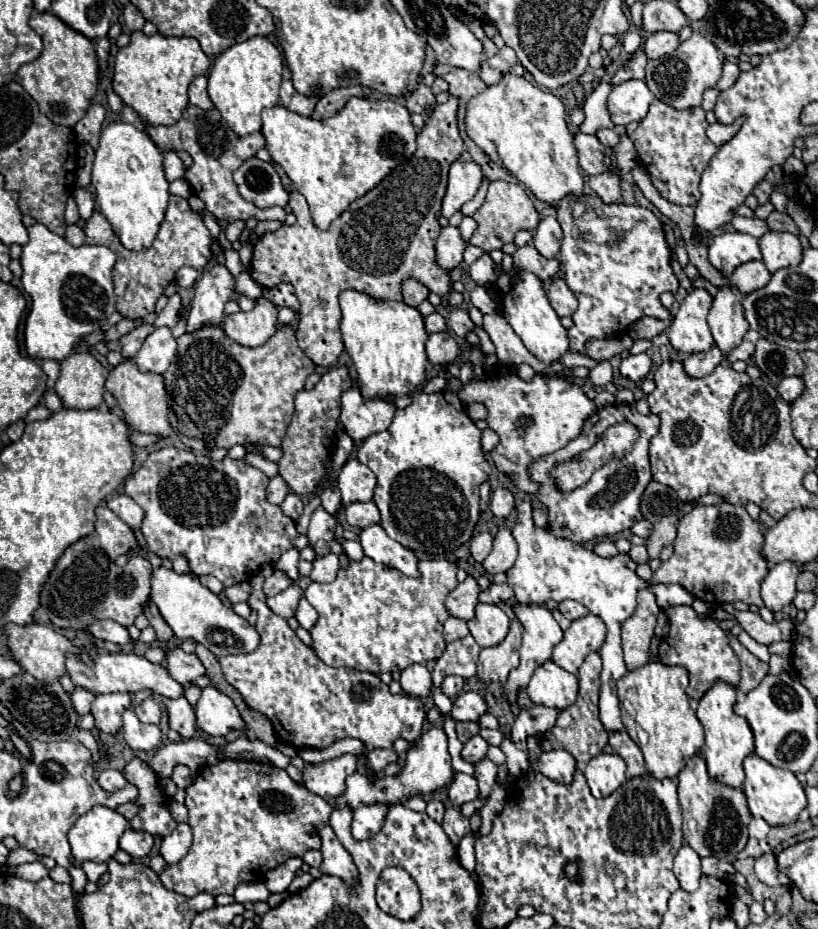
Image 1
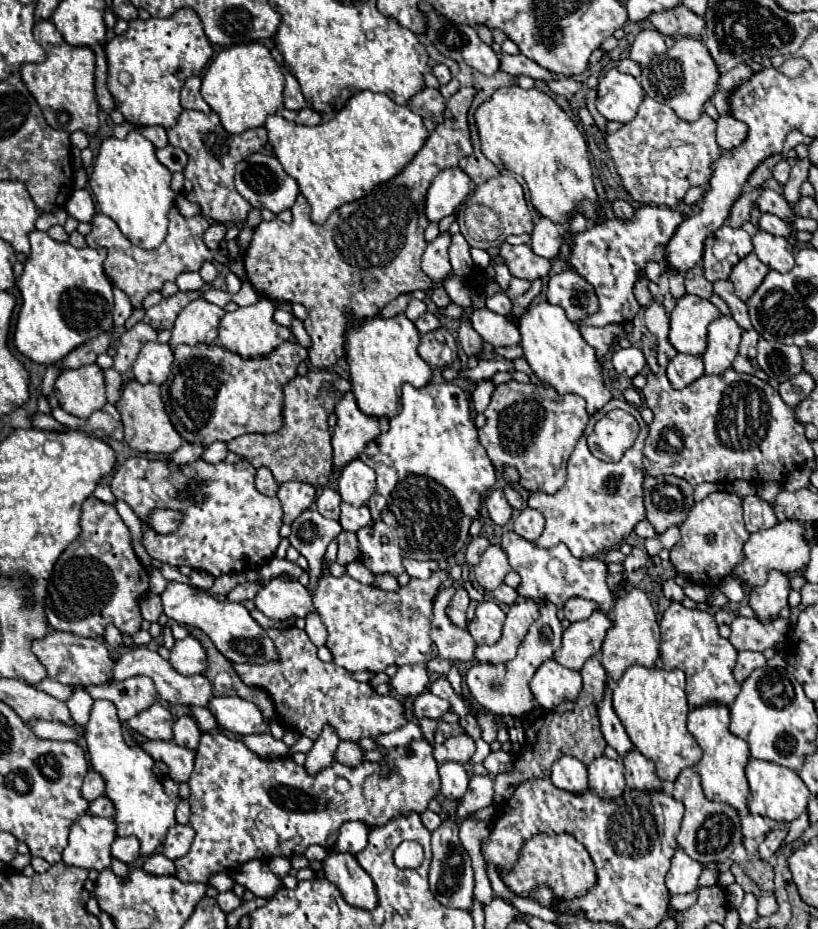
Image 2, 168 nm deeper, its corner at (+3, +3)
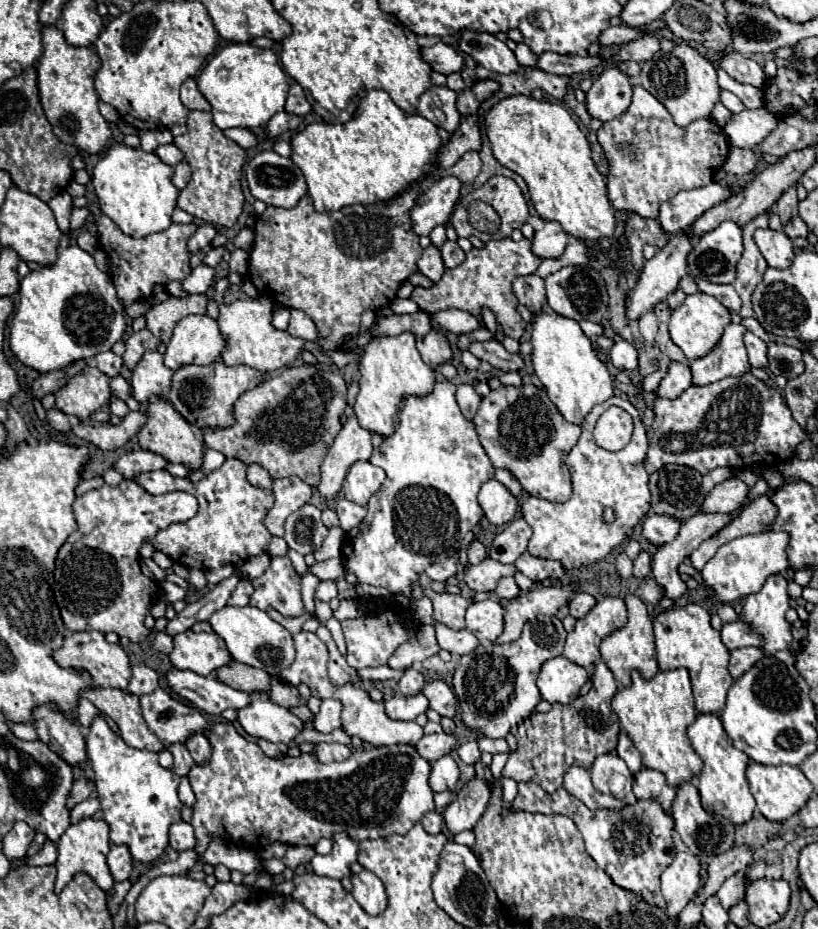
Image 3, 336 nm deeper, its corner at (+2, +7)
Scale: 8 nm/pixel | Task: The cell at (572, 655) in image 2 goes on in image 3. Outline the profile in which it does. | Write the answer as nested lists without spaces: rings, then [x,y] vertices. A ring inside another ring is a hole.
[[[605,598],[567,634],[563,656],[583,668],[593,666],[599,660],[601,640],[623,628],[627,622],[627,610],[621,598]]]

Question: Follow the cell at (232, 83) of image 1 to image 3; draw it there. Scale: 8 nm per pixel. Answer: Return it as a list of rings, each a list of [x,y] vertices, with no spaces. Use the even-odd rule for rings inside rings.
[[[247,42],[245,44],[229,44],[221,52],[217,52],[209,60],[209,64],[203,68],[203,72],[199,74],[197,86],[199,86],[199,92],[211,104],[213,120],[221,130],[227,130],[227,128],[249,128],[249,130],[253,130],[253,128],[265,126],[273,114],[283,110],[287,90],[289,90],[289,82],[287,82],[287,76],[279,64],[277,54],[269,48],[257,48],[257,46],[247,44]]]

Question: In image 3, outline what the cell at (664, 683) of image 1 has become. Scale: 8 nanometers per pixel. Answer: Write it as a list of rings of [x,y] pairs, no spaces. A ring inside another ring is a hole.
[[[677,668],[659,672],[657,676],[645,680],[637,670],[633,670],[631,676],[631,686],[619,690],[611,702],[615,714],[619,716],[621,728],[633,740],[643,758],[643,764],[663,772],[671,786],[679,786],[681,782],[691,780],[701,772],[703,760],[687,738],[687,728],[697,716],[689,672],[685,668]]]

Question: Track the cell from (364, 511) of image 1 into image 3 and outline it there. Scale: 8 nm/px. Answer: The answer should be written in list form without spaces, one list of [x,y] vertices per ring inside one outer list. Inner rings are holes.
[[[339,498],[337,500],[337,506],[335,506],[337,514],[339,514],[339,520],[341,520],[341,528],[345,532],[349,532],[351,528],[359,526],[367,514],[367,508],[355,504],[355,502],[349,502],[347,498]]]

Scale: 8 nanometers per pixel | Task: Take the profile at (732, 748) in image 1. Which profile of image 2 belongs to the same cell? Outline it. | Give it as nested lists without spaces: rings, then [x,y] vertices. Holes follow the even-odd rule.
[[[702,706],[702,708],[694,708],[688,714],[688,732],[696,738],[696,742],[704,752],[700,764],[696,766],[696,772],[702,778],[702,788],[706,798],[714,802],[724,802],[732,806],[738,812],[738,816],[746,816],[750,790],[744,768],[750,760],[750,752],[742,738],[730,734],[728,724],[730,724],[730,712],[726,706]]]

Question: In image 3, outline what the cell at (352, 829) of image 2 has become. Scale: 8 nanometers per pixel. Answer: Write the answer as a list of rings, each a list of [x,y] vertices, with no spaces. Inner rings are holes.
[[[333,834],[333,848],[327,856],[315,854],[311,859],[311,868],[319,876],[331,876],[341,880],[343,876],[349,876],[349,866],[357,860],[359,842],[355,842],[349,834]]]

